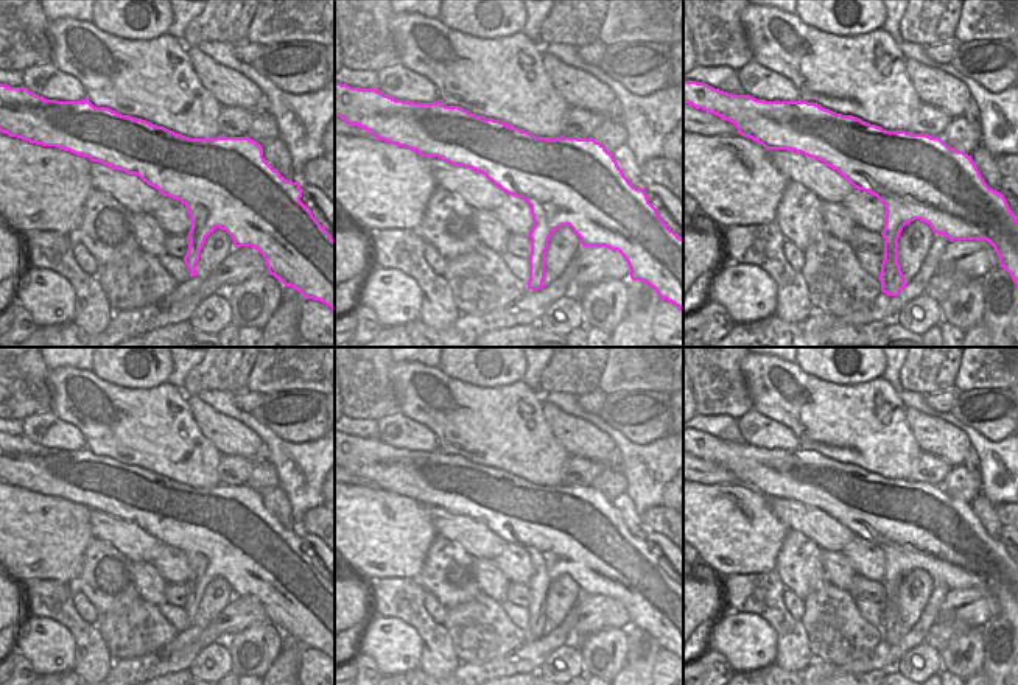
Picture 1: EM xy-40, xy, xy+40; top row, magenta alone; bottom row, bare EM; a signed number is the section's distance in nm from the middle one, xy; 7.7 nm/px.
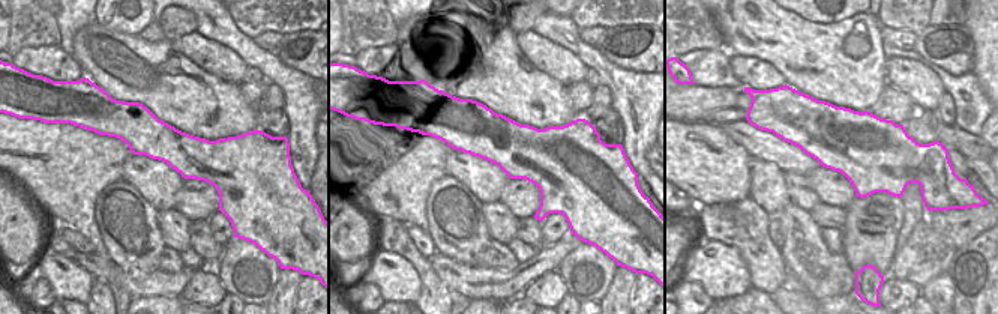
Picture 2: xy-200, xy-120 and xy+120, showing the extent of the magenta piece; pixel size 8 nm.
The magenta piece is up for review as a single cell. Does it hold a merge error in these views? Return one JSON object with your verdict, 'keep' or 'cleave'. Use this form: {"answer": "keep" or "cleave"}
{"answer": "keep"}

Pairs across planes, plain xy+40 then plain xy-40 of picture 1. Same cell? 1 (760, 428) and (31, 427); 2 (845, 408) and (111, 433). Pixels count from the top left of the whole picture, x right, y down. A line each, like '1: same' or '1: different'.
1: same
2: same

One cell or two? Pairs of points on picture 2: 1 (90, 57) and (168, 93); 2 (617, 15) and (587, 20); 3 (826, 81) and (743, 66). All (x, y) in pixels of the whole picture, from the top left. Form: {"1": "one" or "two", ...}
{"1": "one", "2": "one", "3": "two"}

